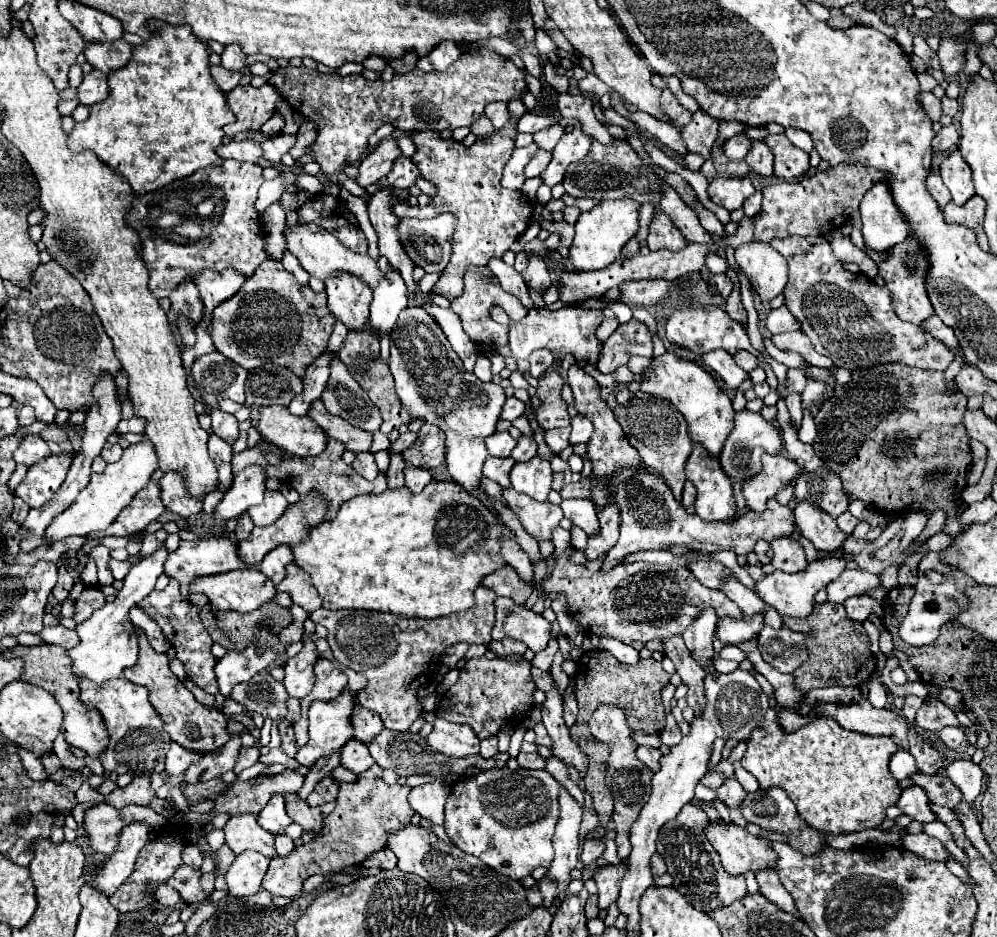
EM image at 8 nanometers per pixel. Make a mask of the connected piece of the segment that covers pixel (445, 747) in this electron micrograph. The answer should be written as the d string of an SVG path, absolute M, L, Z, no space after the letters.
M442 718L434 720L434 728L426 738L428 746L436 752L442 752L450 758L464 758L470 754L478 754L480 740L472 732L472 728L464 724L454 724Z

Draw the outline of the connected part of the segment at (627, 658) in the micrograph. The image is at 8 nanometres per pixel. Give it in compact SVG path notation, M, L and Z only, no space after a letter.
M604 638L604 640L600 640L599 648L612 652L620 662L626 662L626 664L636 664L640 660L638 650L634 650L632 646L624 644L624 642L616 640L616 638Z

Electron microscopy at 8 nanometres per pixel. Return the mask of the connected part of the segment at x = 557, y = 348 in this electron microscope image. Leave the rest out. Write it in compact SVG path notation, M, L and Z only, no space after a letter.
M564 306L558 310L532 308L524 320L512 322L510 324L510 352L516 360L526 360L534 350L546 348L550 350L556 358L562 358L566 354L574 354L576 366L596 366L600 352L602 352L602 342L596 338L596 328L604 320L601 309L584 308L584 306Z

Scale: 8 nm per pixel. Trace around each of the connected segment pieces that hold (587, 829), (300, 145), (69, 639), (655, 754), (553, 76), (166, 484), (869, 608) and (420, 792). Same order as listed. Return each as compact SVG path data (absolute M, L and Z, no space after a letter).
M584 792L586 796L586 808L584 808L584 818L582 818L582 828L580 828L580 840L588 838L588 834L598 826L598 816L592 808L592 800L590 800L590 794Z
M306 120L306 122L300 126L300 130L298 130L298 140L296 140L294 148L290 150L290 156L292 156L294 160L298 160L300 156L306 154L306 150L312 146L312 142L316 142L316 124L310 122L310 120Z
M52 626L52 628L42 628L42 632L38 634L44 642L48 642L48 644L60 644L60 646L64 646L66 650L70 650L70 648L74 648L76 644L78 644L78 640L76 640L76 632L74 630L68 630L68 628L64 628L64 626Z
M638 746L636 748L636 756L652 770L656 772L660 768L660 756L662 752L658 748L652 748L652 746Z
M549 59L543 61L543 72L546 81L560 93L568 93L569 81L565 75L560 75Z
M166 472L160 480L162 484L162 500L168 510L180 514L182 518L190 518L202 510L202 500L188 496L188 488L180 472Z
M852 596L844 602L848 616L852 620L858 620L858 622L864 622L870 616L870 612L874 612L874 604L876 602L868 596Z
M430 782L422 784L410 790L408 802L414 812L418 812L424 818L430 818L434 824L444 824L444 804L448 798L450 786L444 782Z

